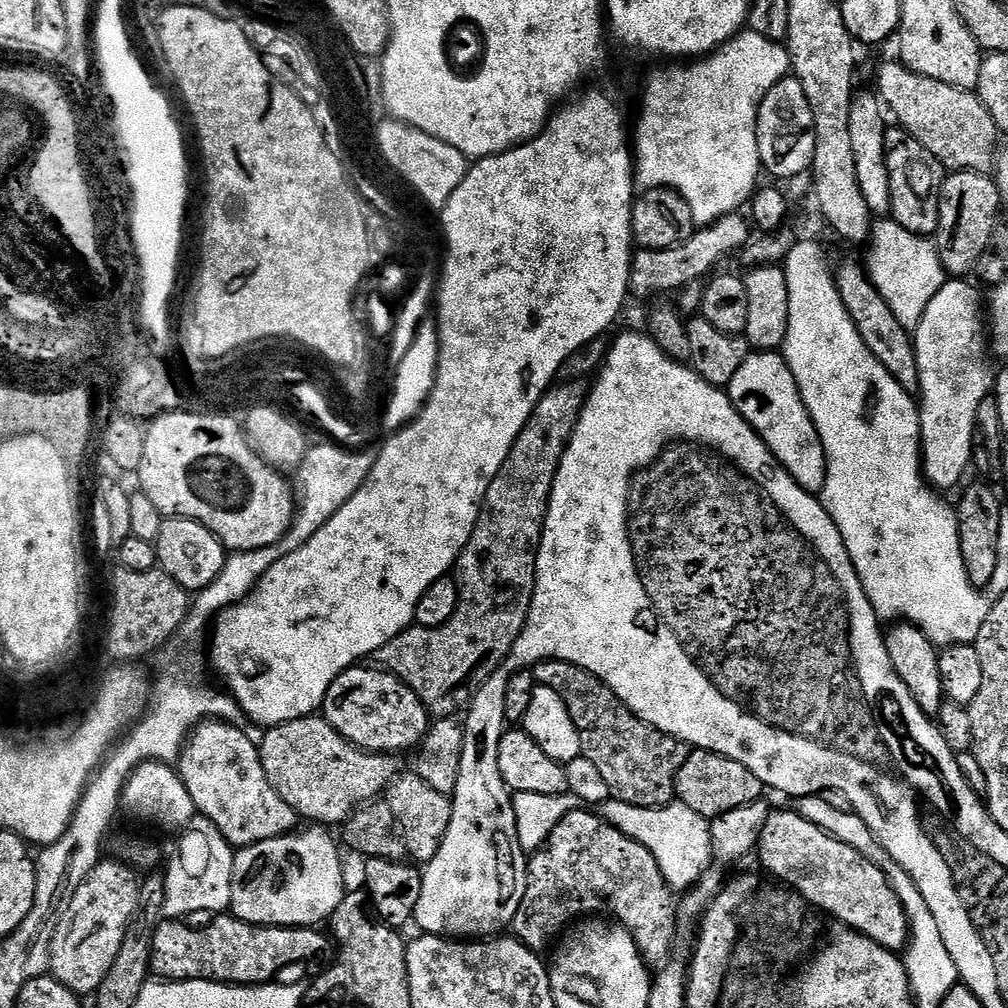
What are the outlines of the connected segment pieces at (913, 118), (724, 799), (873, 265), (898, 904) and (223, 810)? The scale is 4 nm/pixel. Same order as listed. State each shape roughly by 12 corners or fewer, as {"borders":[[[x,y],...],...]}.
{"borders":[[[877,70],[897,125],[945,169],[991,173],[1002,133],[979,95]],[[704,748],[676,775],[676,800],[709,822],[761,799],[742,762]],[[894,219],[872,225],[866,271],[916,329],[946,283],[935,243]],[[795,810],[760,827],[761,866],[891,952],[907,912],[887,874]],[[192,729],[178,771],[233,849],[287,836],[295,810],[242,730]]]}

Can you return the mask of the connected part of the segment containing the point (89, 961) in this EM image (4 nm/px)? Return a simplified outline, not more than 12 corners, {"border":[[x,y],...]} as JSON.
{"border":[[101,859],[52,939],[51,975],[91,997],[141,907],[137,873]]}

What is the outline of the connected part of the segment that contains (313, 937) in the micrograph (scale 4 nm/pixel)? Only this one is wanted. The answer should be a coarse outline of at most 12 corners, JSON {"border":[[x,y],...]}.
{"border":[[157,924],[159,979],[266,984],[330,948],[316,926]]}

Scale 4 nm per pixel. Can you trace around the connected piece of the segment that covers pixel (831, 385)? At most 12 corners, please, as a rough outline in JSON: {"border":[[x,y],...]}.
{"border":[[818,245],[782,355],[881,621],[972,644],[990,600],[925,481],[920,410]]}

